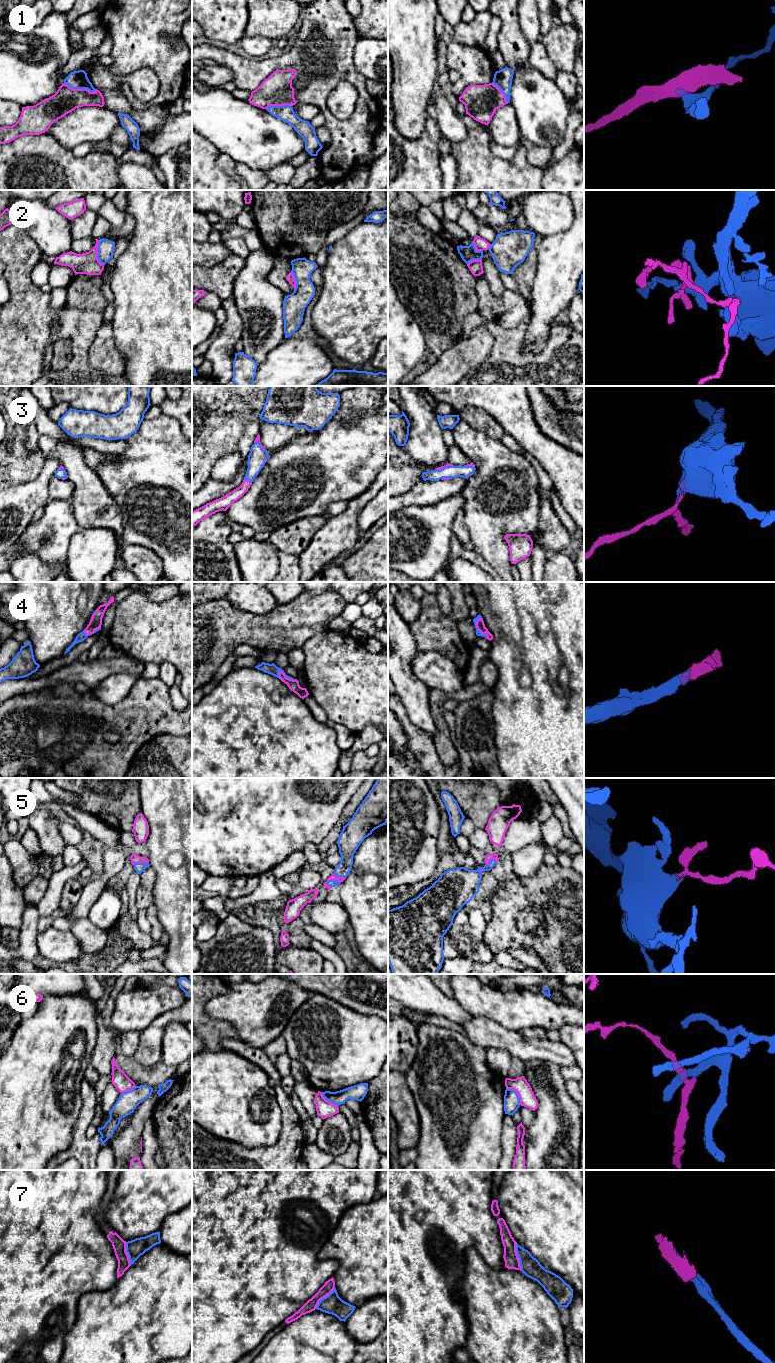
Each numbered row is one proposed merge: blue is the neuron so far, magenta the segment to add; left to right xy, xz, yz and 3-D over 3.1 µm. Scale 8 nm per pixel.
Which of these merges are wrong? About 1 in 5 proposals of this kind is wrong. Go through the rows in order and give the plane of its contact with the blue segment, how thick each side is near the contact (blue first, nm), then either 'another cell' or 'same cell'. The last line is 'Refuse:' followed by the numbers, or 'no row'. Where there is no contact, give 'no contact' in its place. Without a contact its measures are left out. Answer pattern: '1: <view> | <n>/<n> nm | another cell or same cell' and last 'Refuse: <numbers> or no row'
1: xy | 140/200 nm | another cell
2: xy | 130/180 nm | another cell
3: xz | 140/100 nm | same cell
4: xz | 90/90 nm | same cell
5: xz | 60/50 nm | same cell
6: yz | 130/130 nm | another cell
7: yz | 160/120 nm | same cell
Refuse: 1, 2, 6

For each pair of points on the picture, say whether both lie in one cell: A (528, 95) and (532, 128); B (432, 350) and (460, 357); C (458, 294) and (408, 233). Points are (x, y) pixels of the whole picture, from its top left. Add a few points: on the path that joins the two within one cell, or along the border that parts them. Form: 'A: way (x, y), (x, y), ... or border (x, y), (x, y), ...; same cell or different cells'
A: way (529, 103), (529, 116), (532, 120); same cell
B: border (458, 340), (425, 369); different cells
C: way (443, 280), (411, 248); same cell

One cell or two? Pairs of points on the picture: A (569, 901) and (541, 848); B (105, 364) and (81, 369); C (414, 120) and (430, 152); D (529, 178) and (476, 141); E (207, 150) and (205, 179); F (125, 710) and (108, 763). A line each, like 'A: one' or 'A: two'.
A: two
B: two
C: two
D: one
E: one
F: one

